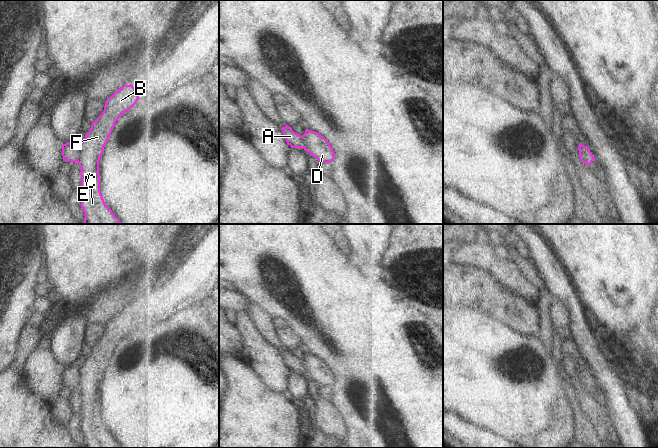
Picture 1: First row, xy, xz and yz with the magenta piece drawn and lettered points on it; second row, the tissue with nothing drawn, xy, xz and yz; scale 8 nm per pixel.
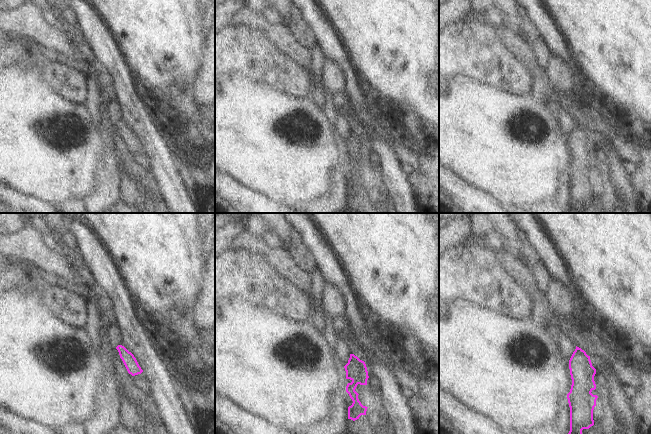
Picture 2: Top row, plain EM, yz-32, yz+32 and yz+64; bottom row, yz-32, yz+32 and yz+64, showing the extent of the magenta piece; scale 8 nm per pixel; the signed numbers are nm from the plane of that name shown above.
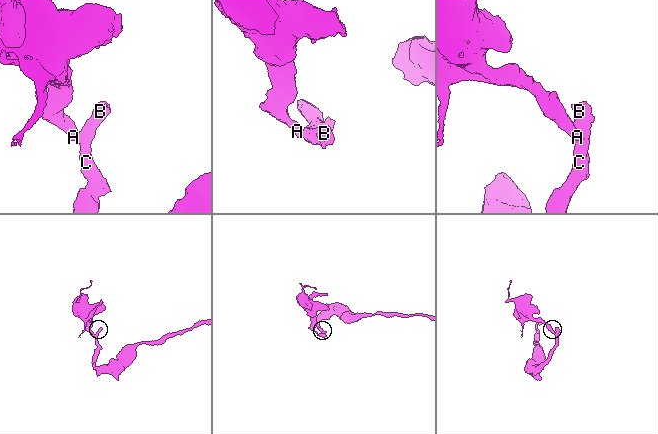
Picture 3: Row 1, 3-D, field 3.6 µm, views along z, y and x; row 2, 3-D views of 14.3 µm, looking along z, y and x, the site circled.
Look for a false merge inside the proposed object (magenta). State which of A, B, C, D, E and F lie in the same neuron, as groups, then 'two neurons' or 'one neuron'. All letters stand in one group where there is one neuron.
groups A / B C D E F; two neurons

